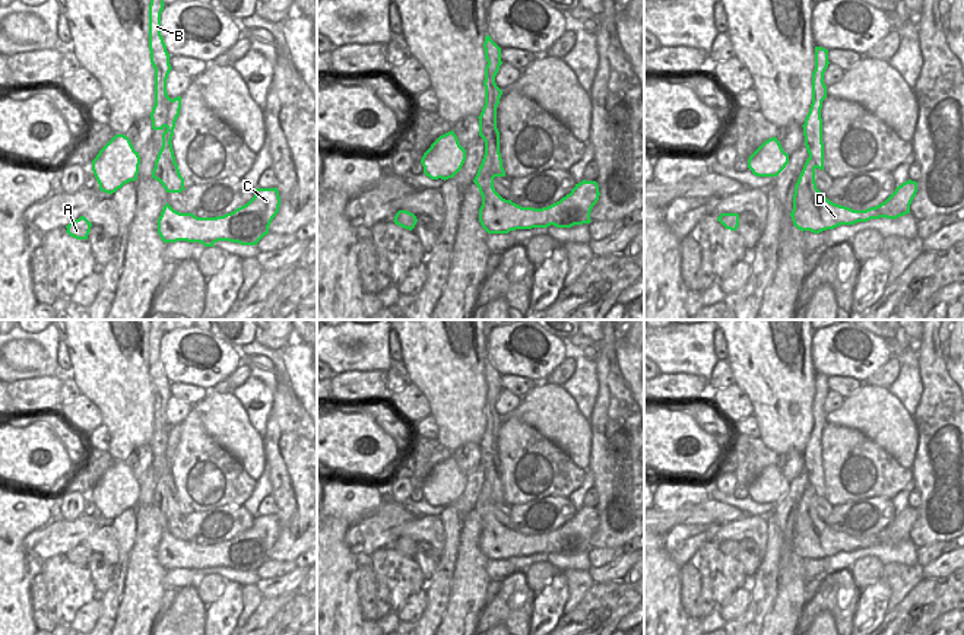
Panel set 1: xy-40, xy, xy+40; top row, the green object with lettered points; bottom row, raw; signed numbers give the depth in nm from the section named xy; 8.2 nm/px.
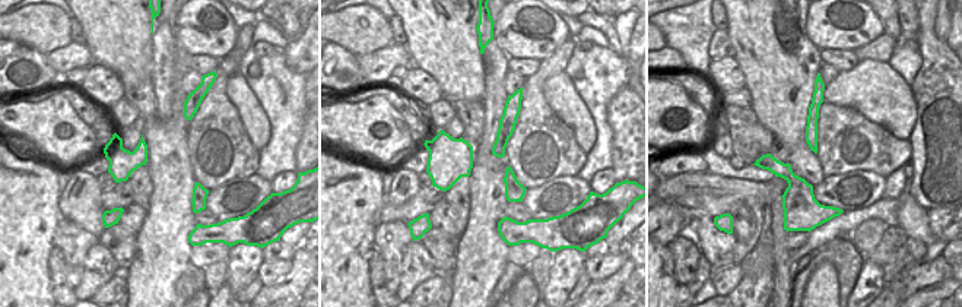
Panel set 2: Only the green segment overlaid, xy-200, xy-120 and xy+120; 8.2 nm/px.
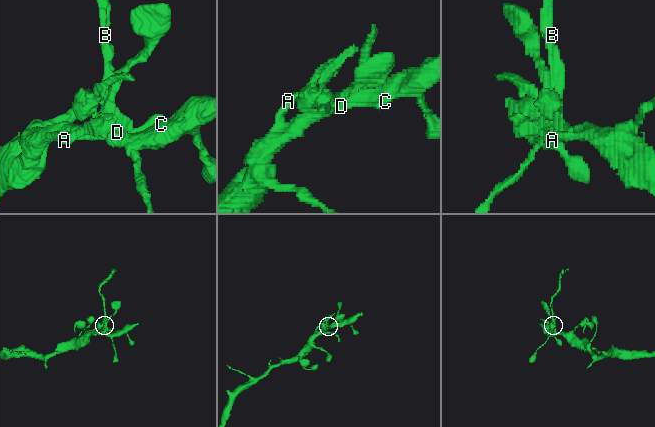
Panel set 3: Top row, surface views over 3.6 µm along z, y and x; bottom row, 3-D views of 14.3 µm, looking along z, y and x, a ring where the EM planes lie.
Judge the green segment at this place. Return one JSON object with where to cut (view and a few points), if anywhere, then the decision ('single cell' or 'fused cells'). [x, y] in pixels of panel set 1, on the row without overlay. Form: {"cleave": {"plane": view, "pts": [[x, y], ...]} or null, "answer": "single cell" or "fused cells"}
{"cleave": {"plane": "xy-40", "pts": [[170, 466], [167, 497], [162, 501], [161, 510]]}, "answer": "fused cells"}

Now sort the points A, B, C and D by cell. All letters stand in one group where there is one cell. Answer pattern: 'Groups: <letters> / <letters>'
Groups: A C D / B

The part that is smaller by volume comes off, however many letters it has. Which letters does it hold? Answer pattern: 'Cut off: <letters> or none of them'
Cut off: B

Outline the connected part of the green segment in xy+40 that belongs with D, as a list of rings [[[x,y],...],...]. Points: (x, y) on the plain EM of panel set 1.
[[[808,485],[795,512],[790,543],[793,552],[802,559],[819,561],[840,552],[854,552],[879,544],[897,546],[910,540],[910,531],[917,520],[917,509],[908,507],[898,512],[884,530],[866,537],[853,537],[830,528],[816,515],[815,495],[815,488]]]

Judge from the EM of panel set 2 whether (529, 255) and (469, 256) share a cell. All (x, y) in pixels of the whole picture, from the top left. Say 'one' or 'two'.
two

